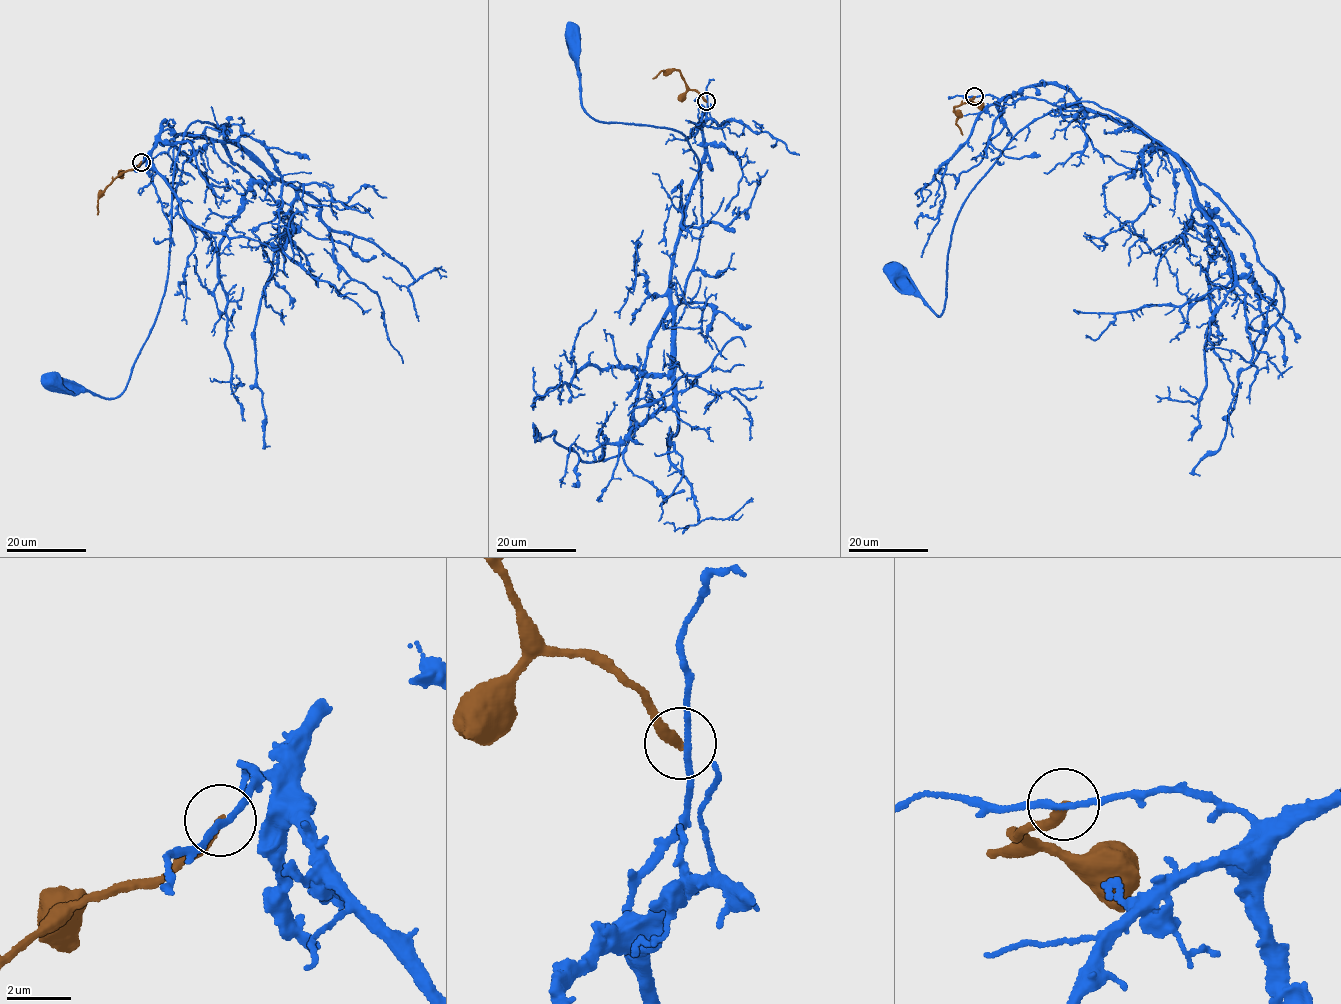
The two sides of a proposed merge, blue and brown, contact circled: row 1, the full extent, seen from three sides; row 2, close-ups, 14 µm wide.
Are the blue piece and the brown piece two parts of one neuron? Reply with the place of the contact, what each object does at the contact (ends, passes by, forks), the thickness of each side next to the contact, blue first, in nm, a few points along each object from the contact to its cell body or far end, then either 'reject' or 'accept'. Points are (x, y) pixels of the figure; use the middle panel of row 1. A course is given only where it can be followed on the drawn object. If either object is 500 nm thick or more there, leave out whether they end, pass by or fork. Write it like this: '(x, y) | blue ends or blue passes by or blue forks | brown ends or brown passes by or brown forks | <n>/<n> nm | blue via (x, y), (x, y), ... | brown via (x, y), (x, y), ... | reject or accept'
(706, 101) | blue passes by | brown ends | 170/300 nm | blue via (706, 101), (703, 161), (672, 267), (676, 306), (702, 225), (696, 155), (678, 131), (587, 113), (571, 32) | brown via (706, 101), (688, 87), (677, 70), (661, 72), (652, 78) | reject

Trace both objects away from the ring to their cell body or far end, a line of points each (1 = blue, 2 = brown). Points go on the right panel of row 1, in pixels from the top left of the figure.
1: (974, 97), (1058, 85), (1164, 148), (1094, 102), (1067, 103), (969, 194), (938, 316), (893, 268)
2: (974, 97), (954, 108), (956, 125), (963, 134)

